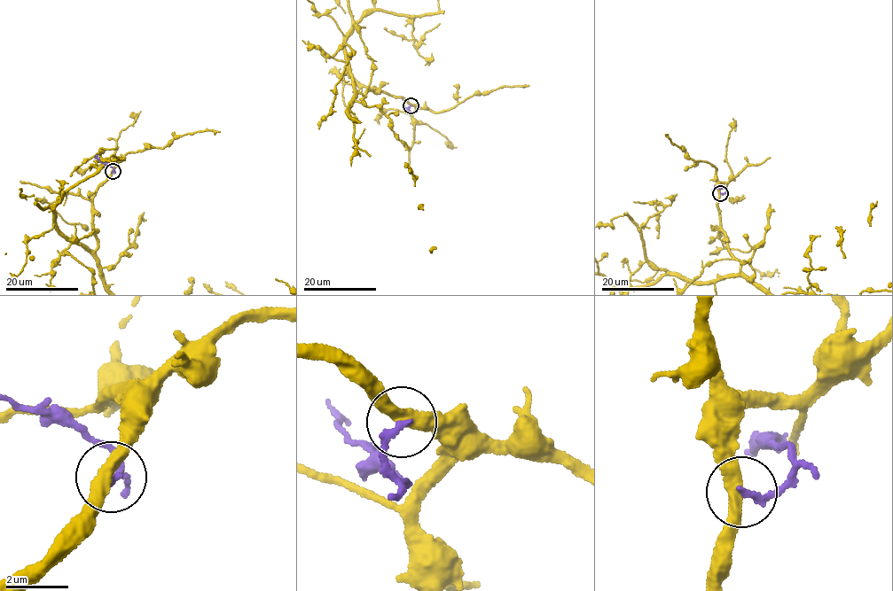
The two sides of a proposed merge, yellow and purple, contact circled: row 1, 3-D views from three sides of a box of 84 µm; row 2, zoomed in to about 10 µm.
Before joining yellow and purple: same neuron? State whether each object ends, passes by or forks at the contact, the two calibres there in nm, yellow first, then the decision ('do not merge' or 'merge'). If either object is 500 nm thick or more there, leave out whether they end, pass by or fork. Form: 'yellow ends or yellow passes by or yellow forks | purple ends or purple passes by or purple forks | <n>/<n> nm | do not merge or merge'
yellow passes by | purple ends | 420/200 nm | do not merge

